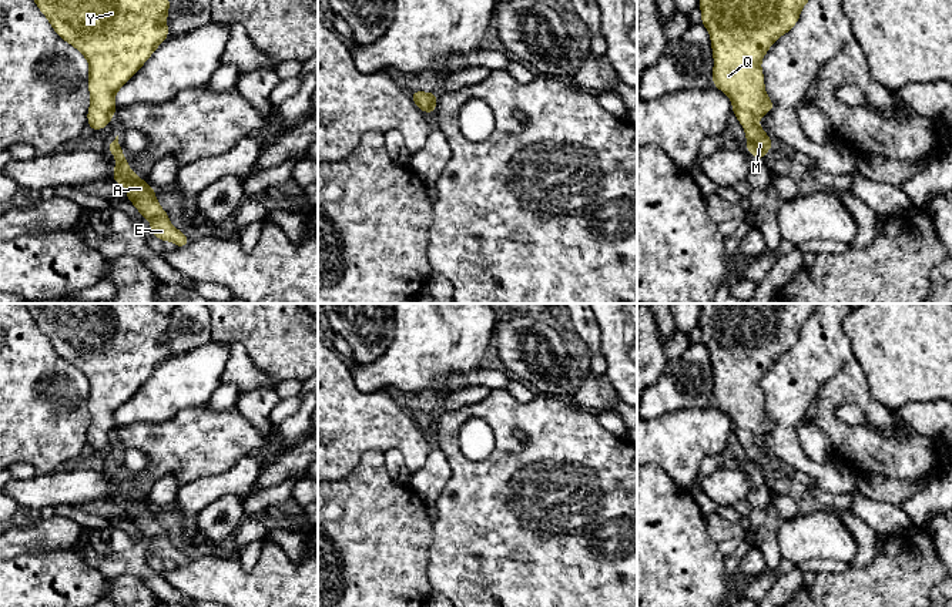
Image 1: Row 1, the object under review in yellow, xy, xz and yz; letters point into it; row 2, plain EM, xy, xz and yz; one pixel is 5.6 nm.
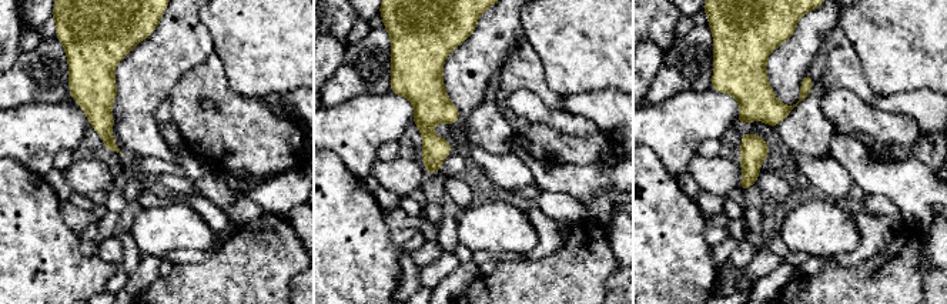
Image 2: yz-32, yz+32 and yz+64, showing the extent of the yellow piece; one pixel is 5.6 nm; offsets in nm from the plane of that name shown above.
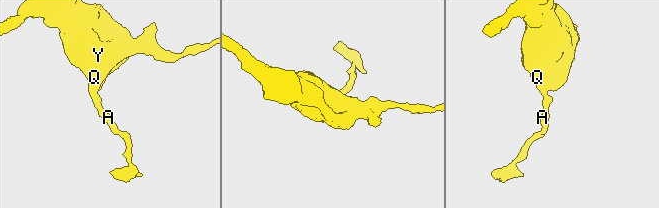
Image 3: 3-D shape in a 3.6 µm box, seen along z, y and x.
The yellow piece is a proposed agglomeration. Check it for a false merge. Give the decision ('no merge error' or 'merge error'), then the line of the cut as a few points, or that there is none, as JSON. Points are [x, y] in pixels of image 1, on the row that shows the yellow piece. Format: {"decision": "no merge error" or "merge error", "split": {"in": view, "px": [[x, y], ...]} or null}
{"decision": "no merge error", "split": null}

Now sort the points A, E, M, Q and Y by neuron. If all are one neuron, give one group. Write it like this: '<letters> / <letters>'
A E M Q Y

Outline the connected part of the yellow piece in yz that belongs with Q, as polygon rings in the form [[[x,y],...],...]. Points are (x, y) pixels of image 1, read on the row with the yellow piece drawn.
[[[700,0],[711,37],[713,84],[733,103],[747,134],[745,148],[764,158],[774,145],[755,121],[774,108],[760,67],[770,46],[790,31],[808,0]]]

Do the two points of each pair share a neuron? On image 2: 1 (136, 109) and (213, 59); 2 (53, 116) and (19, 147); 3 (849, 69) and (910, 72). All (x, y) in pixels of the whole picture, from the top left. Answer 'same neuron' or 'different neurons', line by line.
1: different neurons
2: same neuron
3: different neurons

